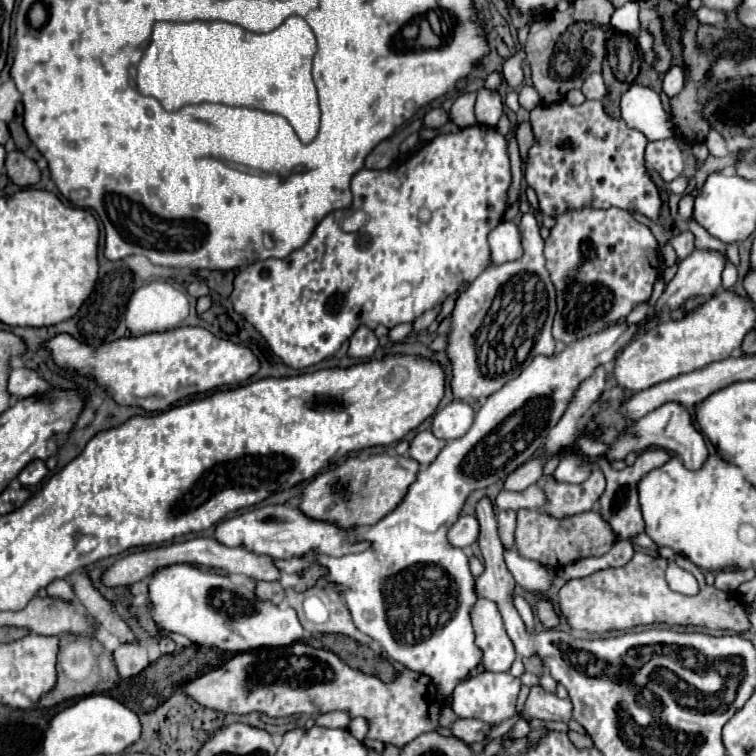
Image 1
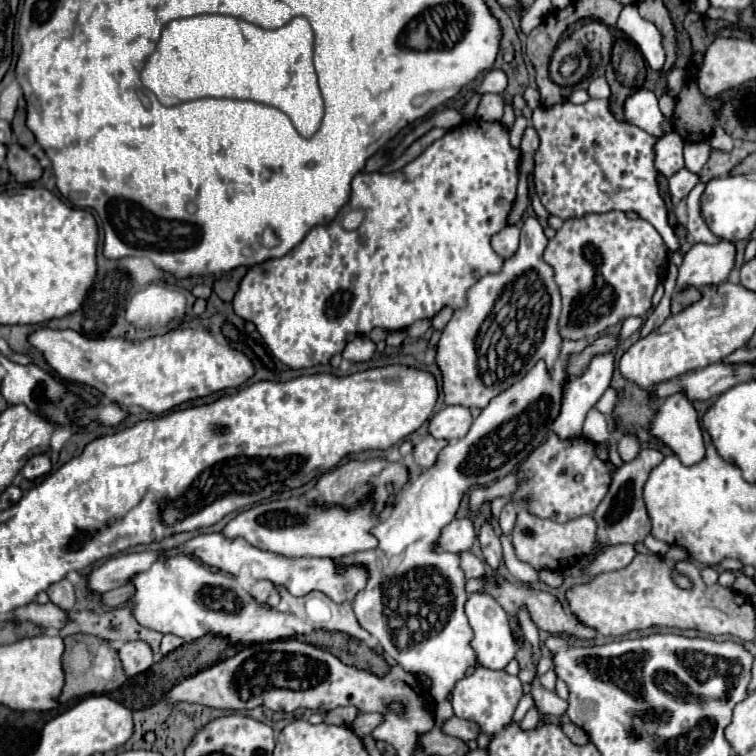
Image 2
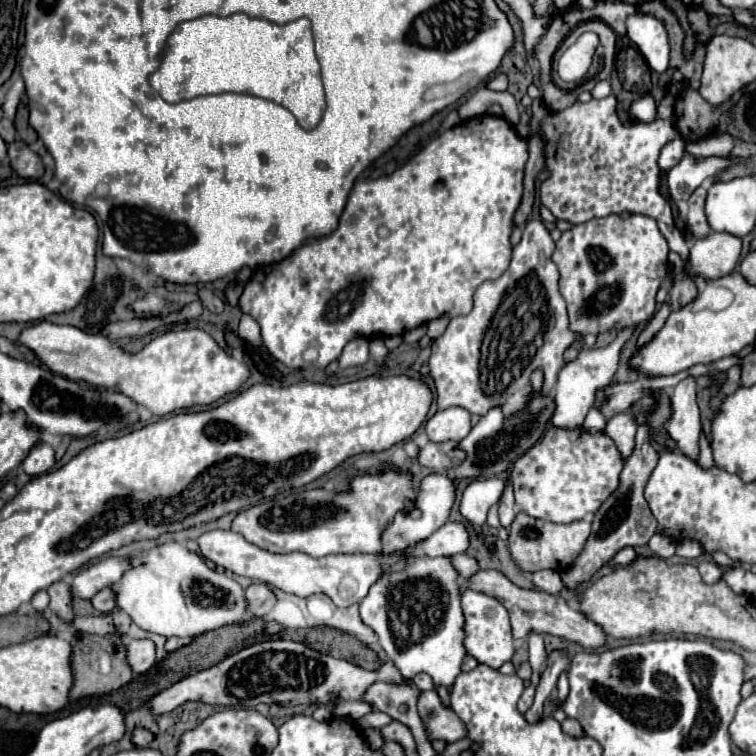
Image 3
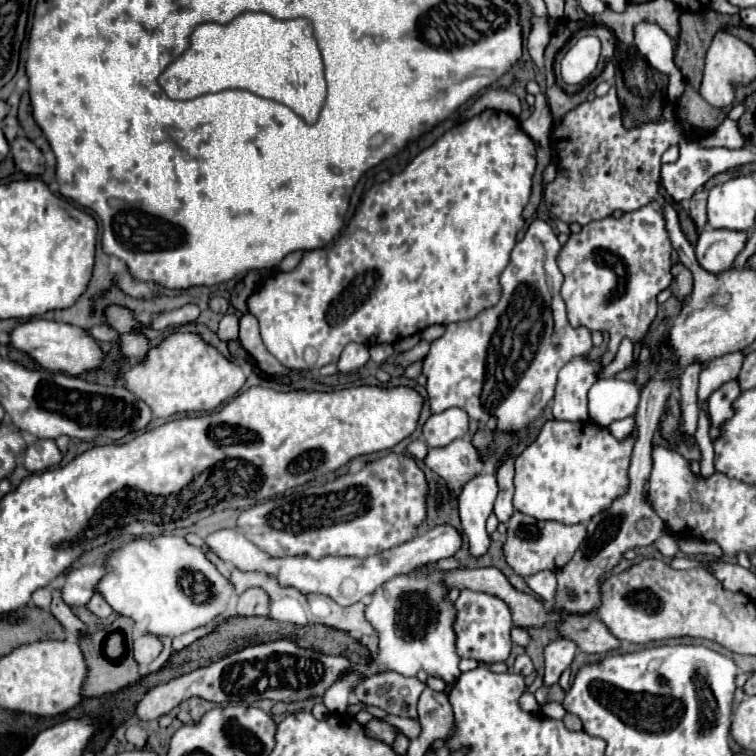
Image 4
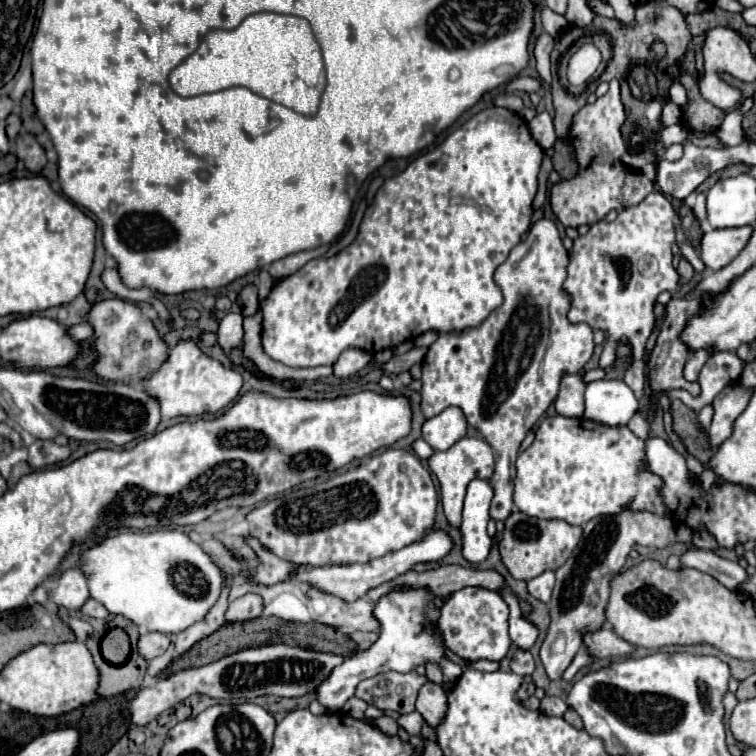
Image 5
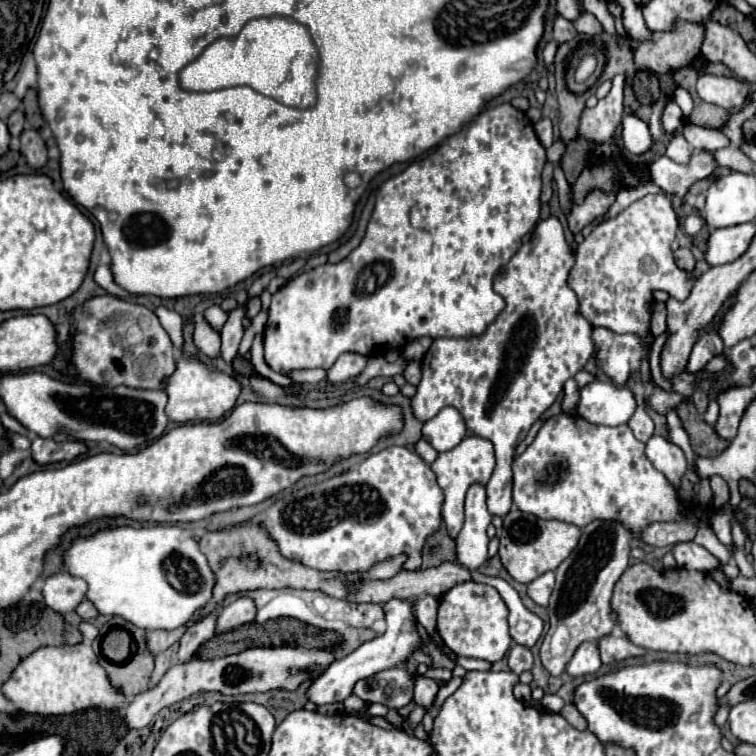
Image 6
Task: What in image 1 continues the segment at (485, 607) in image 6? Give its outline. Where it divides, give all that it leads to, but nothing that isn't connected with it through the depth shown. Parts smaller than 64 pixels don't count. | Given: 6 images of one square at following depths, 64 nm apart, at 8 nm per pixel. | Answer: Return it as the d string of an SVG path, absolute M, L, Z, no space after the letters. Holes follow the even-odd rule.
M480 598L472 612L472 624L476 632L476 644L484 650L484 668L490 672L508 672L516 652L512 640L504 632L496 604Z

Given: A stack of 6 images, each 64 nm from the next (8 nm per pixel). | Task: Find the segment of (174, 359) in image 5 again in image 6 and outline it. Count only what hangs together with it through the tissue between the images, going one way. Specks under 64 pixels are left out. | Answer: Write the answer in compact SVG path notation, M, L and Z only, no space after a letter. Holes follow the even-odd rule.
M180 352L176 356L176 370L172 372L172 376L164 378L164 392L168 394L166 404L168 420L174 420L178 424L204 422L204 420L218 420L236 406L236 398L240 394L240 382L230 374L210 370L210 366L200 362L196 356Z

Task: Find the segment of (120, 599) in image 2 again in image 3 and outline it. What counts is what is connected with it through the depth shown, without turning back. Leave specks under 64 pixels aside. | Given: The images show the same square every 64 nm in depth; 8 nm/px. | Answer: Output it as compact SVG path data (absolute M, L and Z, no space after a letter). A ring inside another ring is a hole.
M106 588L106 590L100 590L100 592L92 598L92 604L94 604L94 608L100 610L102 614L108 614L108 612L112 612L112 610L116 608L116 596L114 596L114 592L112 592L110 588Z

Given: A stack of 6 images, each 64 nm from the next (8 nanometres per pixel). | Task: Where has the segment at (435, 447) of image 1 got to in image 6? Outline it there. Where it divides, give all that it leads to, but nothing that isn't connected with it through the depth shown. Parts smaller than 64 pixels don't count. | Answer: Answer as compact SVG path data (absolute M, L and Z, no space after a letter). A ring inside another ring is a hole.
M468 436L464 438L456 448L448 452L440 452L438 458L430 464L432 472L438 478L438 486L444 492L444 504L442 504L442 518L446 522L446 528L452 538L458 536L462 524L464 524L464 496L470 484L480 482L486 484L492 470L494 470L494 446L490 440L480 436Z

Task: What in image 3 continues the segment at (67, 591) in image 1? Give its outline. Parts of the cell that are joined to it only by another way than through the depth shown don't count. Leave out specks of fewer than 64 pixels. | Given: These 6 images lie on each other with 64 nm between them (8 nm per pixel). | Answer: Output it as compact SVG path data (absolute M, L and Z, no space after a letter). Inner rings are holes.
M60 580L56 584L52 584L48 588L48 594L50 594L50 606L48 610L58 618L58 620L64 620L64 622L70 622L74 616L72 612L72 590L70 590L70 584Z

